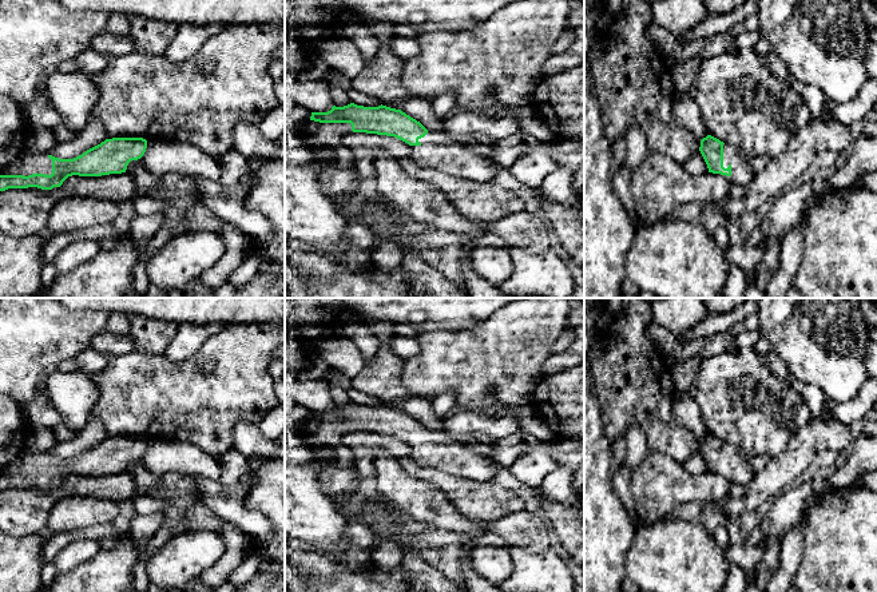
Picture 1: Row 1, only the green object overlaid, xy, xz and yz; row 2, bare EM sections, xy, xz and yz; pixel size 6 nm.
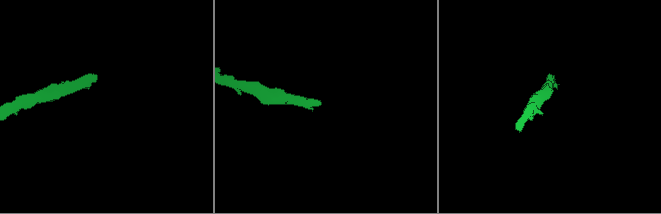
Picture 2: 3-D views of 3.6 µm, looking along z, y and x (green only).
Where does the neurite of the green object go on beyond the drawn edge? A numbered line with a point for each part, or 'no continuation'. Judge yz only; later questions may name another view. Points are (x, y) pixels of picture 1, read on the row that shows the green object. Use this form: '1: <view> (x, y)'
1: yz (742, 173)

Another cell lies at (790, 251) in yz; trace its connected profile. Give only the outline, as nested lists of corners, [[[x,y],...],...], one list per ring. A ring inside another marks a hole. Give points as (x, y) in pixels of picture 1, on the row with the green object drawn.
[[[803,218],[781,239],[778,269],[767,283],[766,298],[786,298],[802,257]]]

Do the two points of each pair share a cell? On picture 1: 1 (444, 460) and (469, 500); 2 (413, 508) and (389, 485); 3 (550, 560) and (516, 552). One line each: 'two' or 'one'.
1: two
2: one
3: one

